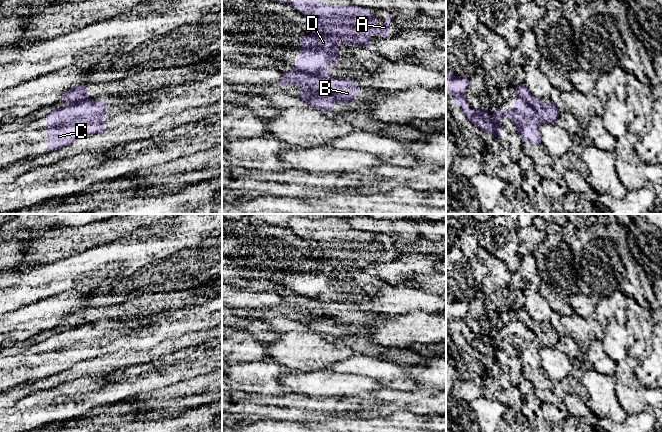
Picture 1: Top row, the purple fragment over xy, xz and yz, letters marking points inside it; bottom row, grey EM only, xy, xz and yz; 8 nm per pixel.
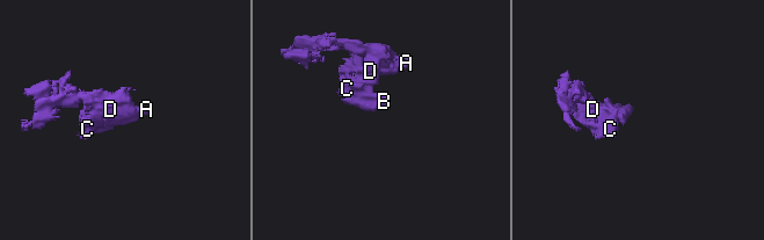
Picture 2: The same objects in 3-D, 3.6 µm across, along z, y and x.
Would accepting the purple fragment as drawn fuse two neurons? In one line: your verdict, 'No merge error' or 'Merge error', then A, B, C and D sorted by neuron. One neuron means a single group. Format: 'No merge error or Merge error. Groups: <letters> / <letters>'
Merge error. Groups: A C D / B

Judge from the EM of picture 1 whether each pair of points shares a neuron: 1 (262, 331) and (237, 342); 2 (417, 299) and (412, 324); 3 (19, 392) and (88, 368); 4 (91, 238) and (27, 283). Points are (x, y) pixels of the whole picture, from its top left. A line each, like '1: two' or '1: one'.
1: two
2: two
3: one
4: two

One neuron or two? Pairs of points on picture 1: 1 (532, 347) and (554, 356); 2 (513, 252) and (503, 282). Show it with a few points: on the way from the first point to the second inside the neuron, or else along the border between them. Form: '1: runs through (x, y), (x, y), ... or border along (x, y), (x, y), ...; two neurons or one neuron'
1: border along (542, 347), (540, 350), (540, 367); two neurons
2: border along (508, 268), (511, 273); two neurons

